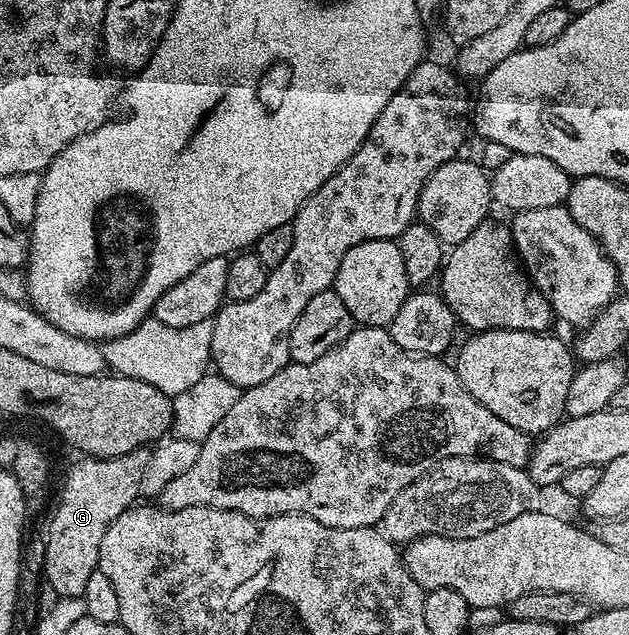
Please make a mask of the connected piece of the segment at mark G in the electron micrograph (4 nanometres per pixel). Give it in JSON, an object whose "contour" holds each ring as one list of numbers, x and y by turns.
{"contour":[[139,447,116,459,80,458,80,463,67,475,59,491,59,504,51,515,45,542,45,567,49,572,63,571,75,588,82,590,88,574,97,569,97,556,101,553,101,537,105,529,121,517,141,495,141,477,149,465,150,450]]}

